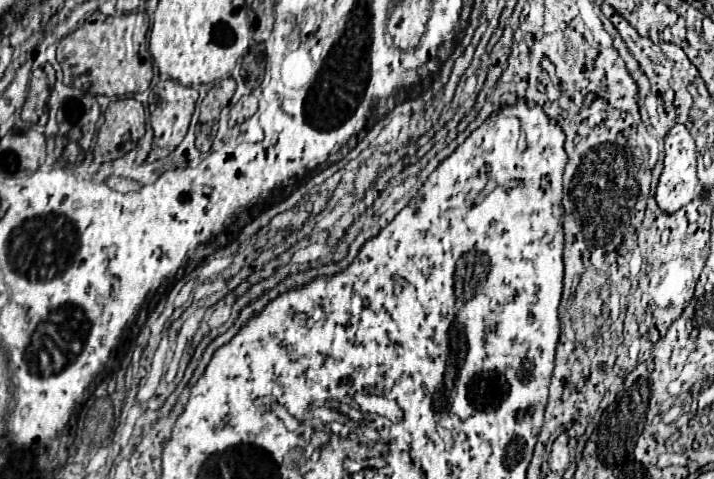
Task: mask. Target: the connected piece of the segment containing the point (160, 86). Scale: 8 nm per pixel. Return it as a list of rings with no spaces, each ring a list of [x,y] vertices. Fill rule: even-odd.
[[[159,80],[155,88],[149,94],[149,110],[151,110],[151,126],[155,130],[155,144],[153,144],[153,154],[151,160],[159,160],[169,156],[185,138],[189,130],[189,122],[195,110],[197,102],[197,90],[189,86],[181,86],[173,80]]]

